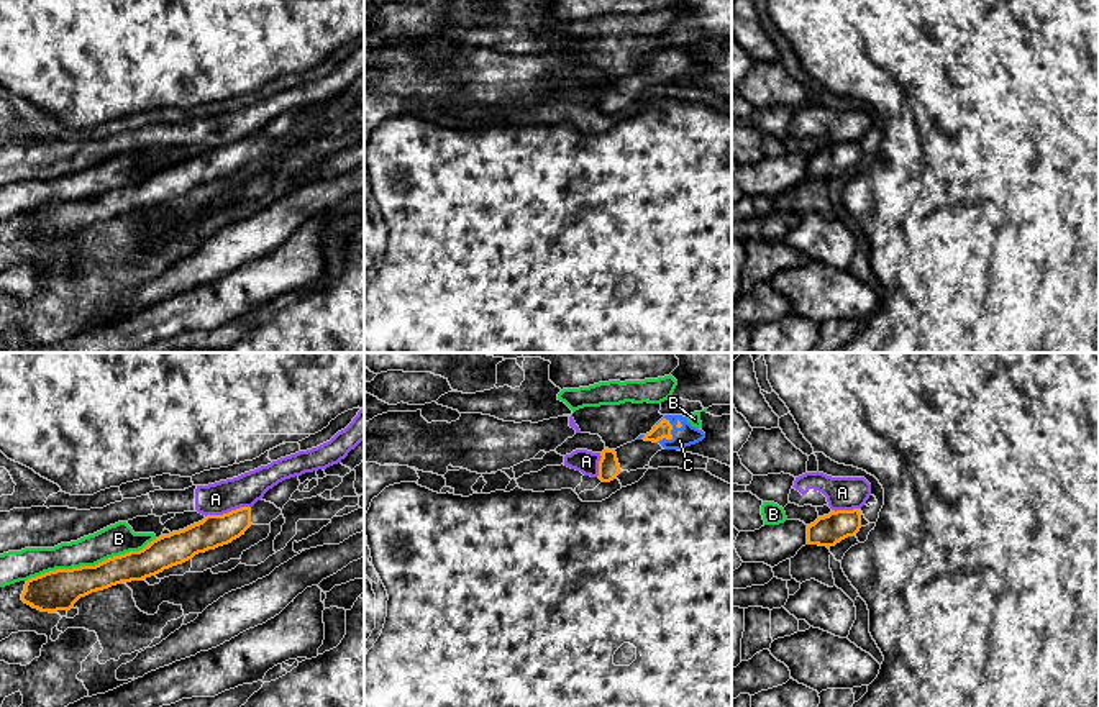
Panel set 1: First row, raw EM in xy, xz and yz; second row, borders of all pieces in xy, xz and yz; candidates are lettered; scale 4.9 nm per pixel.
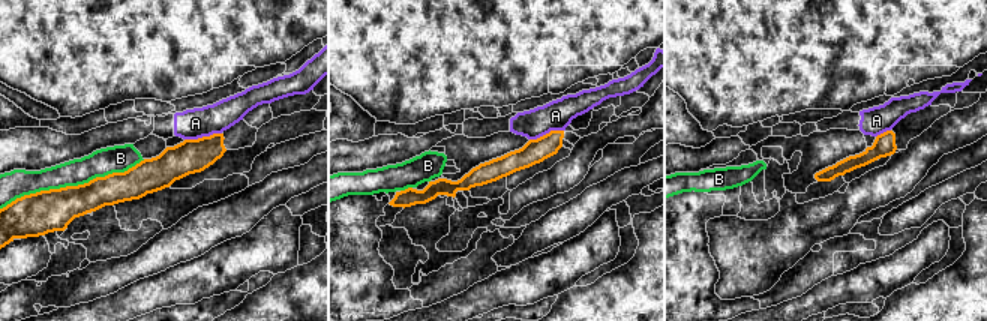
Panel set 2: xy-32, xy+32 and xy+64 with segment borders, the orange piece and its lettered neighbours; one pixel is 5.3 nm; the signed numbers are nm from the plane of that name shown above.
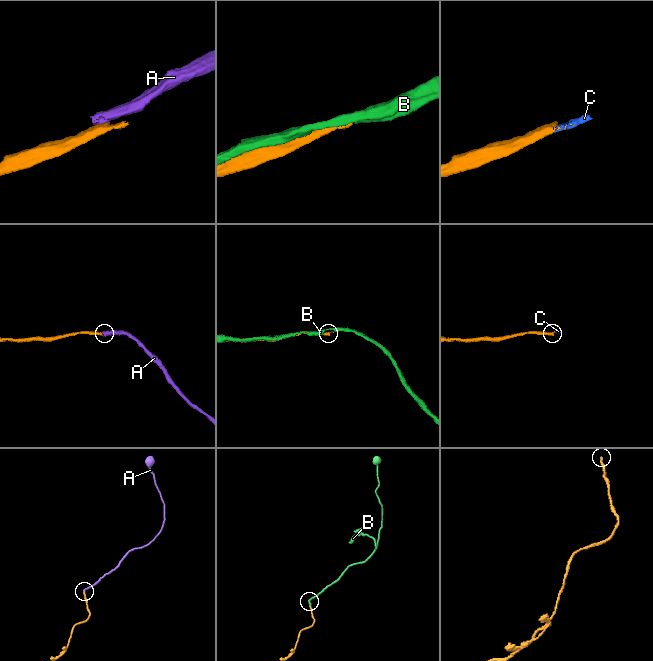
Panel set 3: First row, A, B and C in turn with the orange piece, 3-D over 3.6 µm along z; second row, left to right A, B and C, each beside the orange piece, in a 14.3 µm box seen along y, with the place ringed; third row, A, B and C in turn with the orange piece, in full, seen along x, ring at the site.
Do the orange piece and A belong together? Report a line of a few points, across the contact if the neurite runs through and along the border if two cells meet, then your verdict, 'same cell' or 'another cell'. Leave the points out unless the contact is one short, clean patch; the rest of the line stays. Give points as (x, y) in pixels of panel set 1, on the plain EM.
line xy (250, 138), (205, 150); another cell

